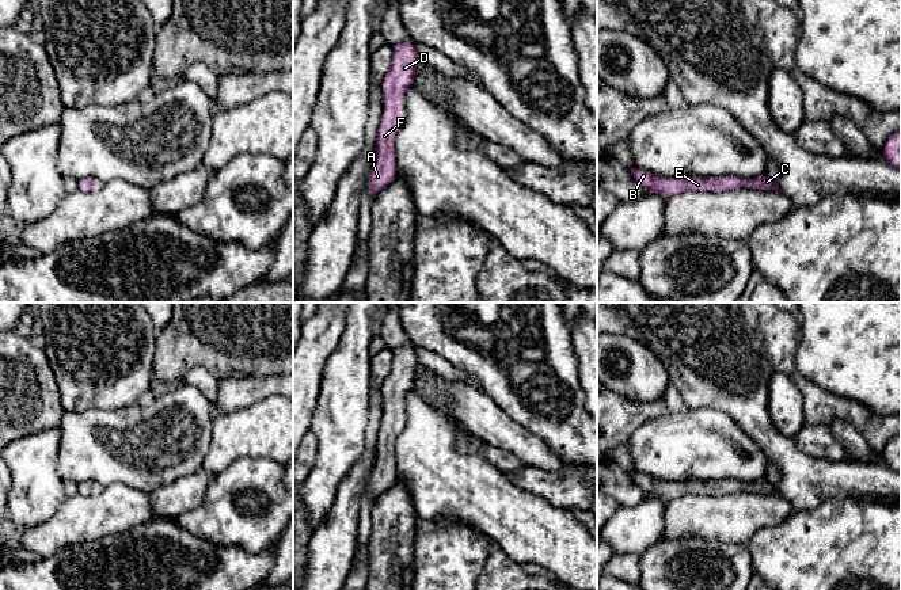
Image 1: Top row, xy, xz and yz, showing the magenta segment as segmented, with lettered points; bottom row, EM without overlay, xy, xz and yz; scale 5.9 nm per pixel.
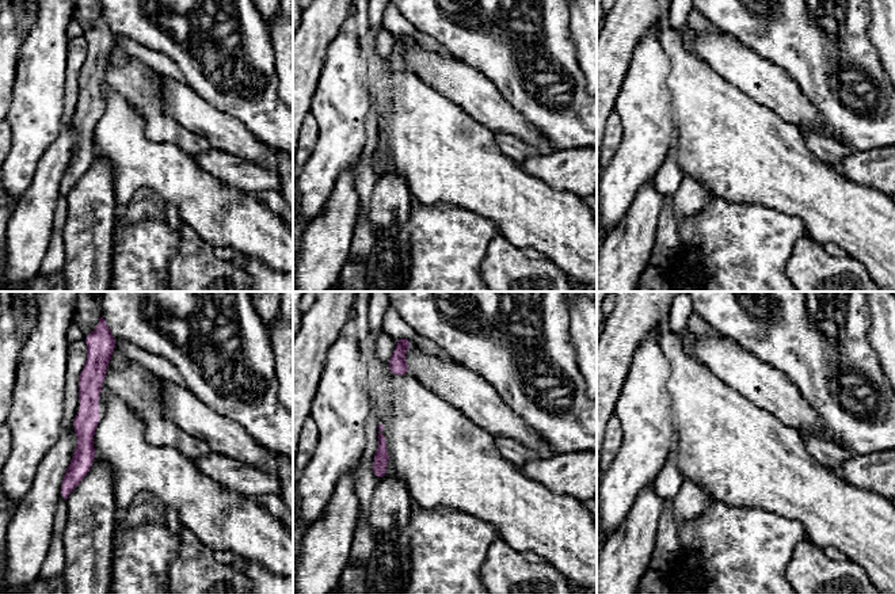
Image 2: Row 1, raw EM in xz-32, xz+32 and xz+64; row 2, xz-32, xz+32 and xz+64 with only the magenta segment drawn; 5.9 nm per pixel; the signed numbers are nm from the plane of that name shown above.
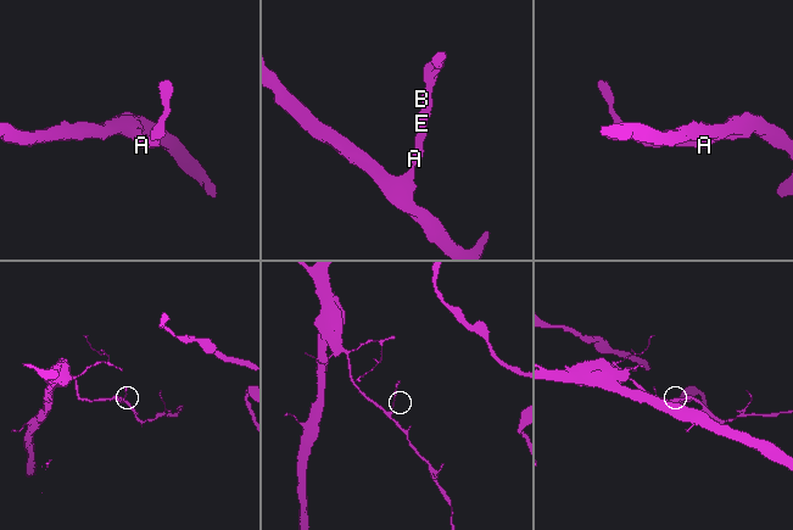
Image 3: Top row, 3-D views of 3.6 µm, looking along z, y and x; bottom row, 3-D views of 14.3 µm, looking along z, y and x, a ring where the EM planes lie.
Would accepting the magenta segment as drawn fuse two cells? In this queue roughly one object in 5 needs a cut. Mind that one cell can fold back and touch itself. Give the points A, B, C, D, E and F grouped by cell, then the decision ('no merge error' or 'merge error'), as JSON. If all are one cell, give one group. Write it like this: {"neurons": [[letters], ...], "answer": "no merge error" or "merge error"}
{"neurons": [["A", "B", "C", "D", "E", "F"]], "answer": "no merge error"}

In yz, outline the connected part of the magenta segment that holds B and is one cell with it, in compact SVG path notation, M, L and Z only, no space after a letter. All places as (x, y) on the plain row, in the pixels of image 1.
M636 469L627 471L631 480L640 487L645 495L653 494L665 502L681 498L688 494L702 495L710 492L714 496L729 495L735 491L749 491L759 494L779 494L779 490L765 477L754 483L742 483L730 479L715 480L711 484L700 480L666 481L657 480Z

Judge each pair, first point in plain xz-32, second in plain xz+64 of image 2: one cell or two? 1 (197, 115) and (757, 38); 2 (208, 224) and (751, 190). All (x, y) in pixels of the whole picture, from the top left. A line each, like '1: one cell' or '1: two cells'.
1: two cells
2: one cell

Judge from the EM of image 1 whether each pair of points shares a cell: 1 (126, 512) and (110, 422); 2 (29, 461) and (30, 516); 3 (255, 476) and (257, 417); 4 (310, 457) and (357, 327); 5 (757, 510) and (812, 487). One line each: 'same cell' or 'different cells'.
1: different cells
2: same cell
3: different cells
4: different cells
5: different cells

